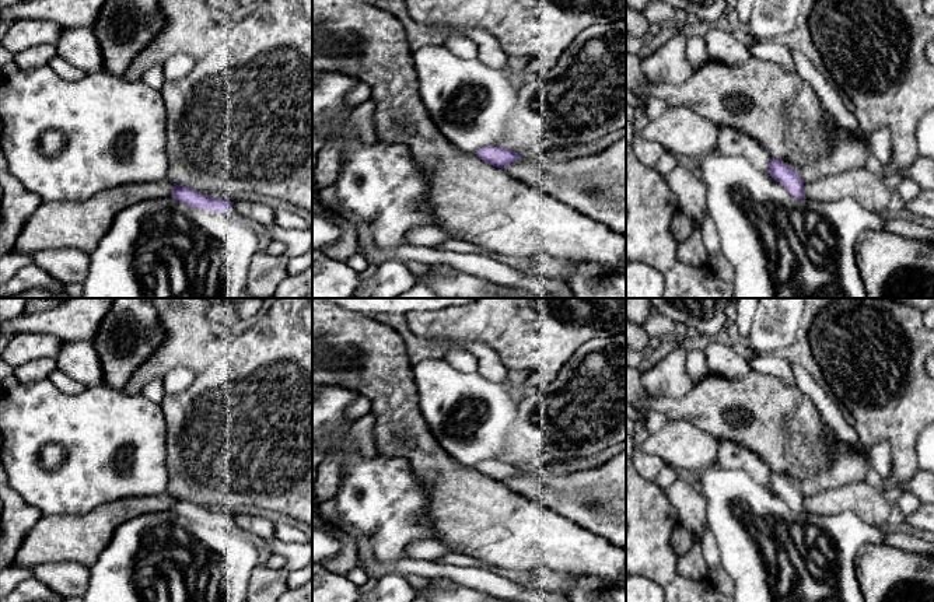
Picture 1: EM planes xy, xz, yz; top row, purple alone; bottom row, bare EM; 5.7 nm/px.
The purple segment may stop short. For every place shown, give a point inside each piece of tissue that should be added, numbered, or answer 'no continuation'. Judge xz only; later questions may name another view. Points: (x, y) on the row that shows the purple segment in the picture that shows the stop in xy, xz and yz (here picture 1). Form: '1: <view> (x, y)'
1: xz (469, 101)

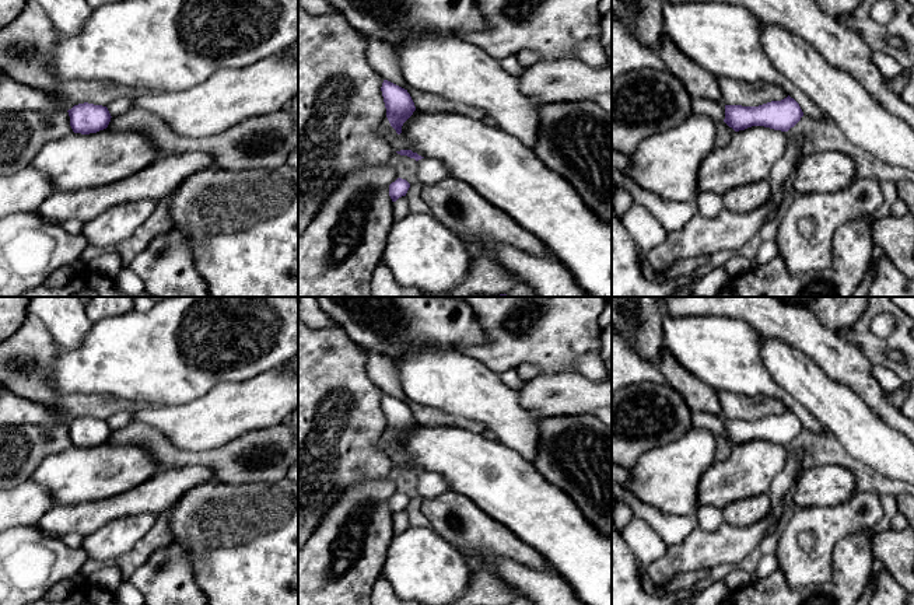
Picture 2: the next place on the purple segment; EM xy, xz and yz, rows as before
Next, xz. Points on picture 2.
1: xz (430, 171)

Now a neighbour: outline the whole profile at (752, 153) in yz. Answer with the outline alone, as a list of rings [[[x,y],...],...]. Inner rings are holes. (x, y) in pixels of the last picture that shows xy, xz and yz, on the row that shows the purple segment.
[[[752,126],[735,132],[731,141],[722,148],[714,148],[701,162],[698,171],[698,193],[714,192],[725,195],[728,190],[764,181],[771,176],[773,167],[780,161],[788,148],[785,132],[764,126]]]

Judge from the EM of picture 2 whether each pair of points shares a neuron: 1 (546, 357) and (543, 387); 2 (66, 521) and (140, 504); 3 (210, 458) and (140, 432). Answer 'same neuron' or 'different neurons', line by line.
1: different neurons
2: same neuron
3: same neuron

